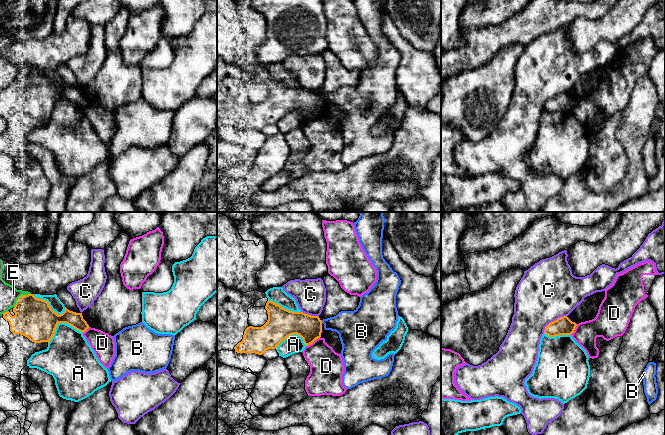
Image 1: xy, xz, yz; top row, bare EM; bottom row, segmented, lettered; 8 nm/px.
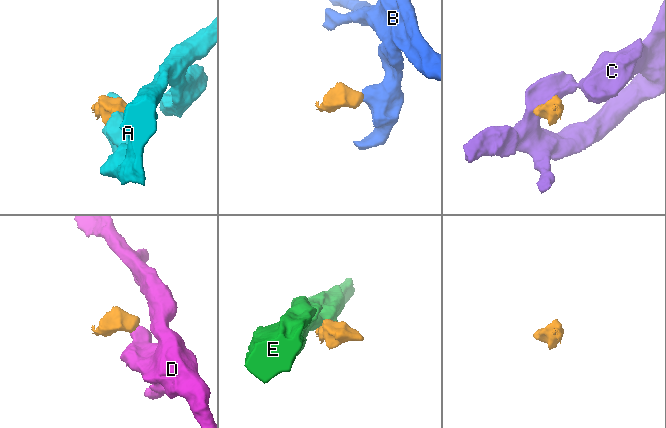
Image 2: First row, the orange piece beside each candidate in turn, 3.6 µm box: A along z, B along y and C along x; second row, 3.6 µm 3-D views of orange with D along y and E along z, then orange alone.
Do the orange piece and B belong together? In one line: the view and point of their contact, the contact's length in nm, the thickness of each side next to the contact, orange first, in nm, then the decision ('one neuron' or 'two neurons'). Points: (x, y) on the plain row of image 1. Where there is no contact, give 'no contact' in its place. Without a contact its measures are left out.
xz (321, 97) | 30 nm | 200/240 nm | two neurons

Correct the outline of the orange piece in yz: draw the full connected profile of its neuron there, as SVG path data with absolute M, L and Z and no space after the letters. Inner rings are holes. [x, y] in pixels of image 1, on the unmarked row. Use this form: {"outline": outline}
{"outline": "M567 92L558 94L557 96L549 99L544 106L544 110L549 113L555 113L559 111L571 111L577 100L572 98Z"}

